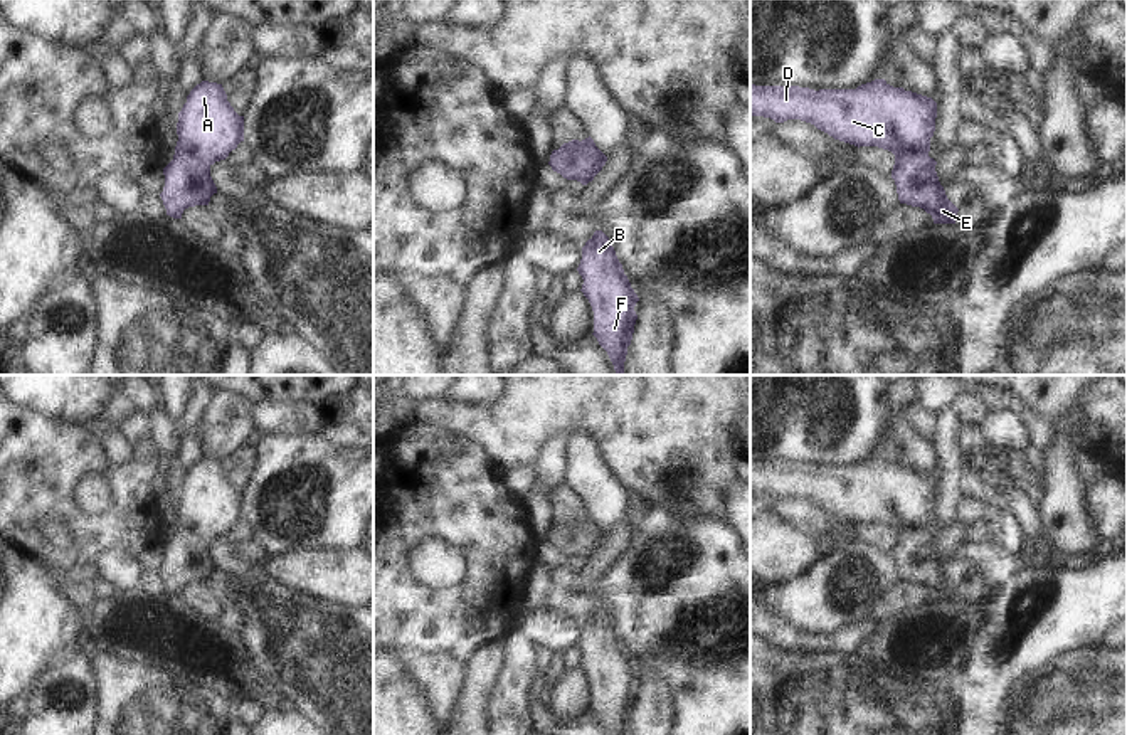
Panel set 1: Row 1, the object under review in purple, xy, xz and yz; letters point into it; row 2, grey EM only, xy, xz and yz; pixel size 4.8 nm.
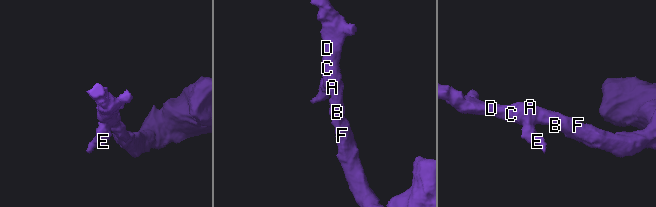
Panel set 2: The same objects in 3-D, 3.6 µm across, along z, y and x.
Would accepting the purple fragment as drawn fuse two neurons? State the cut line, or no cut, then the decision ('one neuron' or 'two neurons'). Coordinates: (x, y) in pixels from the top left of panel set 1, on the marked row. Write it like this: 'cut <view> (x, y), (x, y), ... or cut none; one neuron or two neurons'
cut none; one neuron

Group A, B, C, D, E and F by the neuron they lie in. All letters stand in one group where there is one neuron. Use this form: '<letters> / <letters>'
A B C D E F

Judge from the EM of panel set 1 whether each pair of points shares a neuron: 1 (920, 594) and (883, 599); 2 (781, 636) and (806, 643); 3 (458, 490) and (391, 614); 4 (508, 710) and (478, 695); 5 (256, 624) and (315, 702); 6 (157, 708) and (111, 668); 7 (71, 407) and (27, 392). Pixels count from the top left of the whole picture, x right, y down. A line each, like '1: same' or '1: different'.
1: same
2: same
3: same
4: different
5: same
6: same
7: same

